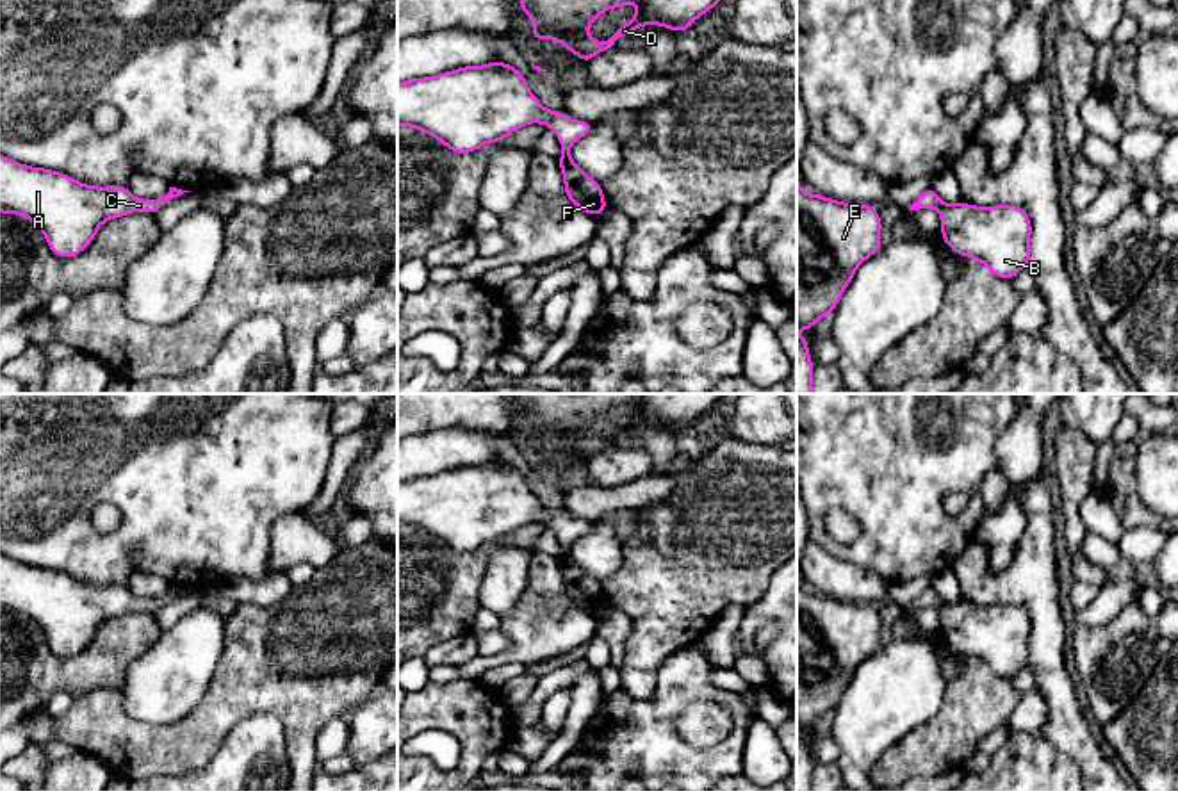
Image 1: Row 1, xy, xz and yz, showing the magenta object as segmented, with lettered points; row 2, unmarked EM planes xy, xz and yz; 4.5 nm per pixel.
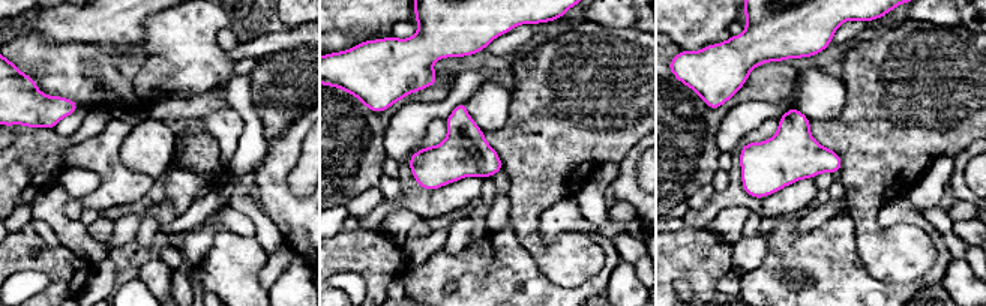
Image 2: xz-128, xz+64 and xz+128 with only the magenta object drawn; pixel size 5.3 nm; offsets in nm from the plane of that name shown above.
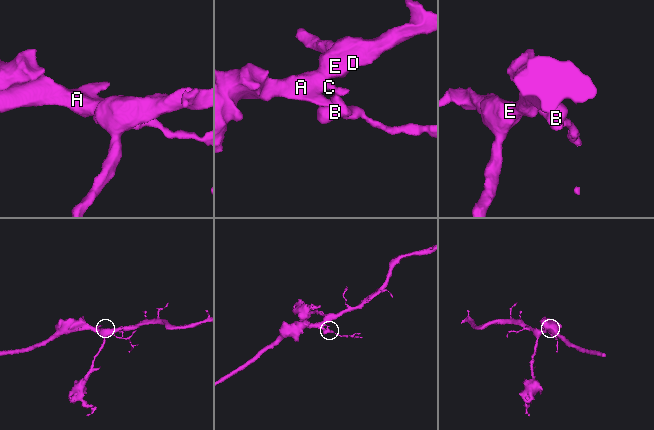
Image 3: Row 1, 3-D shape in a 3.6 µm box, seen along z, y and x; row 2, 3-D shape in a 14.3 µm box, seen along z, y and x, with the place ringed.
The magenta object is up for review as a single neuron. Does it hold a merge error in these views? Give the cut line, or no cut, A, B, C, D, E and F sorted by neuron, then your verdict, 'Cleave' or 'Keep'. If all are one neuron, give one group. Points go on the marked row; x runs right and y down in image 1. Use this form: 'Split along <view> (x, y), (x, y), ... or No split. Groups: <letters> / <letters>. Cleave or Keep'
No split. Groups: A B C D E F. Keep

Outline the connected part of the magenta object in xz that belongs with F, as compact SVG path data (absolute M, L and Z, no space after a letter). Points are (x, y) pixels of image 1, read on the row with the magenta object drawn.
M494 61L397 84L397 126L417 128L454 153L472 153L487 143L503 143L510 132L531 123L542 123L556 132L565 151L556 157L563 175L565 196L577 210L601 216L608 208L601 183L590 178L570 157L572 144L588 135L593 123L570 119L563 112L545 109L529 91L526 77L517 68Z

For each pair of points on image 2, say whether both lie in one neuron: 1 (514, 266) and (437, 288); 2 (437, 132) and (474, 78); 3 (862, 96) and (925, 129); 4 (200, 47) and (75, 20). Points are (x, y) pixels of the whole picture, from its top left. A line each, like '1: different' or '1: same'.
1: same
2: different
3: same
4: different

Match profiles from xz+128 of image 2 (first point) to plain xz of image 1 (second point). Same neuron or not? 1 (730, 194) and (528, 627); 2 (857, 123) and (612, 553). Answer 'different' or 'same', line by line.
1: same
2: different

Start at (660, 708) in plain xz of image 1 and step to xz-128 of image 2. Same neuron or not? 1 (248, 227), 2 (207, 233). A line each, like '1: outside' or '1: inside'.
1: outside
2: outside

